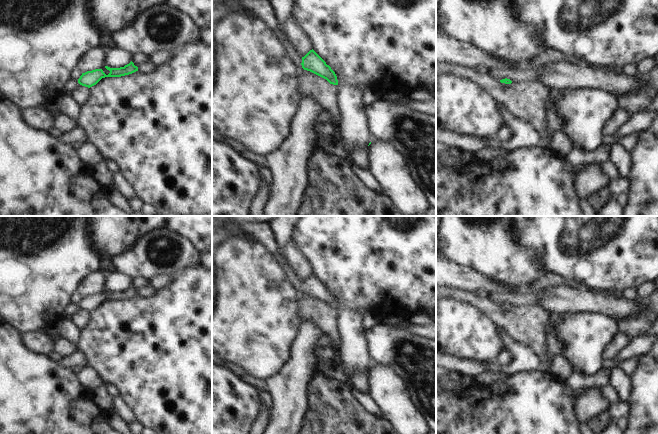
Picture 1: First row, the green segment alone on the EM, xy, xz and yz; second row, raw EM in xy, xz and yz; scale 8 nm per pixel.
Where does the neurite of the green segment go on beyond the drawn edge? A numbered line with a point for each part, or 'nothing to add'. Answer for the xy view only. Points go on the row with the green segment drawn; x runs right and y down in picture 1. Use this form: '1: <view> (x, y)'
1: xy (69, 86)

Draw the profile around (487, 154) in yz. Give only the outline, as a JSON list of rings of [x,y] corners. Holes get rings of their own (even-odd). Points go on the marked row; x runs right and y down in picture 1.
[[[485,147],[482,150],[475,153],[475,156],[477,159],[489,162],[493,160],[506,158],[509,152],[510,152],[509,150],[502,148]]]

